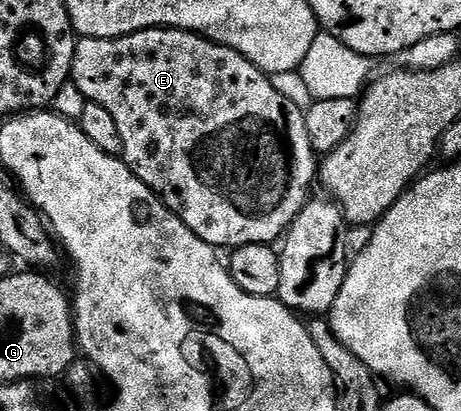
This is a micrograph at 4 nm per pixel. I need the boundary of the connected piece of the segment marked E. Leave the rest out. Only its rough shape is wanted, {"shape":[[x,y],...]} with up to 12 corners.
{"shape":[[78,38],[71,81],[203,241],[276,244],[305,112],[235,49]]}

